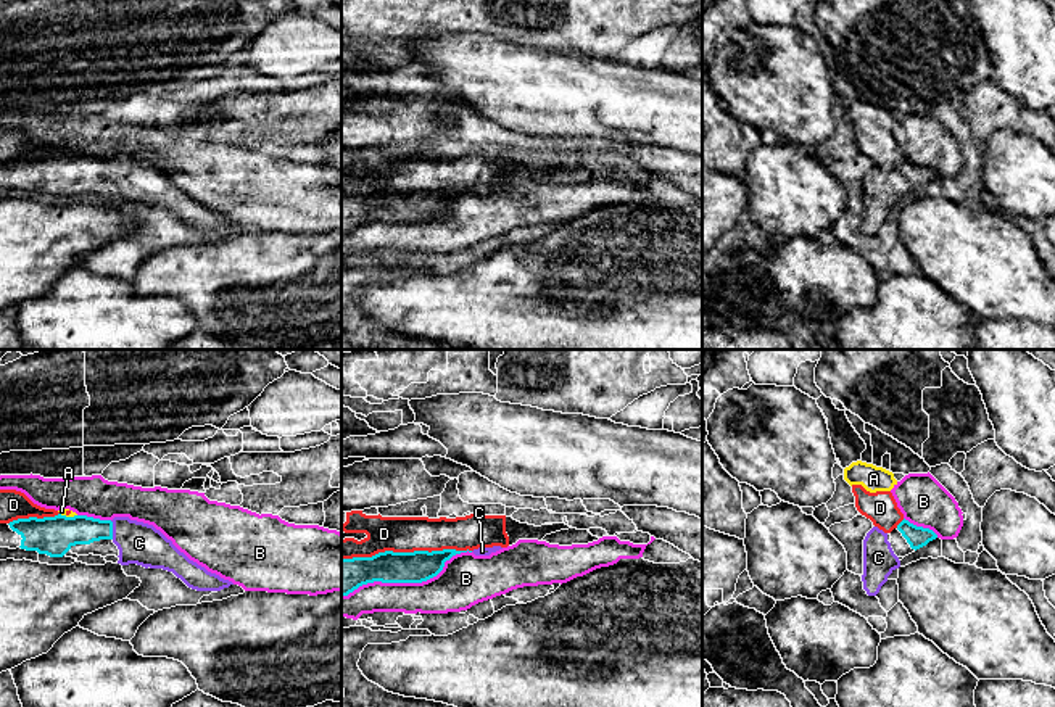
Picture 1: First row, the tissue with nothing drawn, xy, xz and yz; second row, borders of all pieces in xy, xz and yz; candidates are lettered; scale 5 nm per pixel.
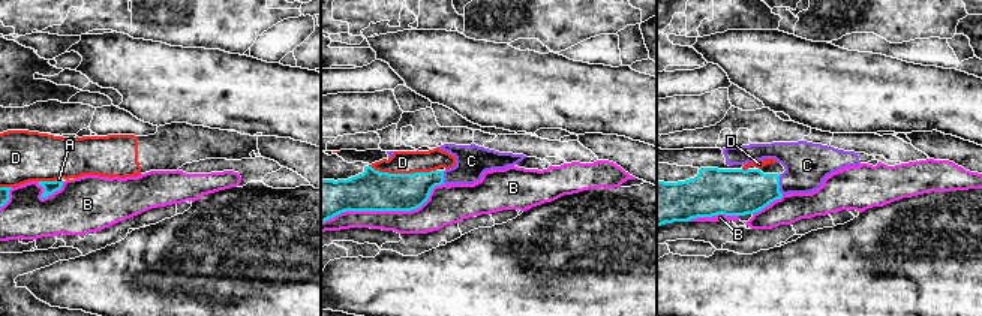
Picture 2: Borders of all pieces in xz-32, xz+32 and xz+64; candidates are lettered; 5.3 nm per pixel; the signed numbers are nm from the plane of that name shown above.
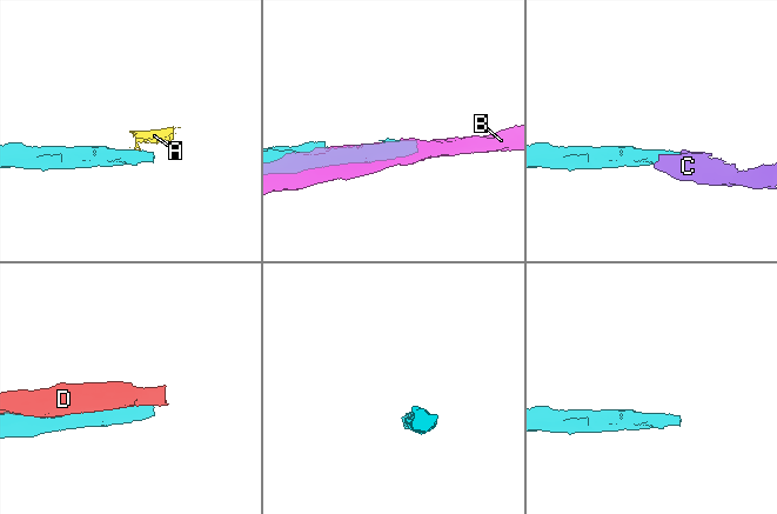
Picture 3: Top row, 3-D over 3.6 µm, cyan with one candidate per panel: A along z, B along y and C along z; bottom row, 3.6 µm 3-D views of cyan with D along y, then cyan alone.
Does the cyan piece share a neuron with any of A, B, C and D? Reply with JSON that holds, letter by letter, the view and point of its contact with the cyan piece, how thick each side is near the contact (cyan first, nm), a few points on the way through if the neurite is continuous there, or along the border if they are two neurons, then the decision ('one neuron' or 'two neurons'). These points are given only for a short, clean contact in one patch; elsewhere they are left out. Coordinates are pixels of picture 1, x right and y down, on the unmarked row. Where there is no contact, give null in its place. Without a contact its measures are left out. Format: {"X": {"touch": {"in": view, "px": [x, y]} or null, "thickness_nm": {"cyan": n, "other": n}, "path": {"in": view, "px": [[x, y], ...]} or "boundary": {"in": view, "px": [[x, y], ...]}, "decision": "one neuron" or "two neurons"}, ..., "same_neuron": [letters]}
{"A": {"touch": {"in": "xy", "px": [68, 157]}, "thickness_nm": {"cyan": 190, "other": 30}, "boundary": {"in": "xy", "px": [[60, 152], [76, 155]]}, "decision": "two neurons"}, "B": {"touch": {"in": "xz", "px": [408, 221]}, "thickness_nm": {"cyan": 160, "other": 240}, "decision": "two neurons"}, "C": {"touch": {"in": "xy", "px": [111, 169]}, "thickness_nm": {"cyan": 170, "other": 220}, "decision": "one neuron"}, "D": {"touch": {"in": "xz", "px": [406, 192]}, "thickness_nm": {"cyan": 160, "other": 180}, "decision": "two neurons"}, "same_neuron": ["C"]}

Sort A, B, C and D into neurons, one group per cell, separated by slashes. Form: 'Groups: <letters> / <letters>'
Groups: A D / B / C

